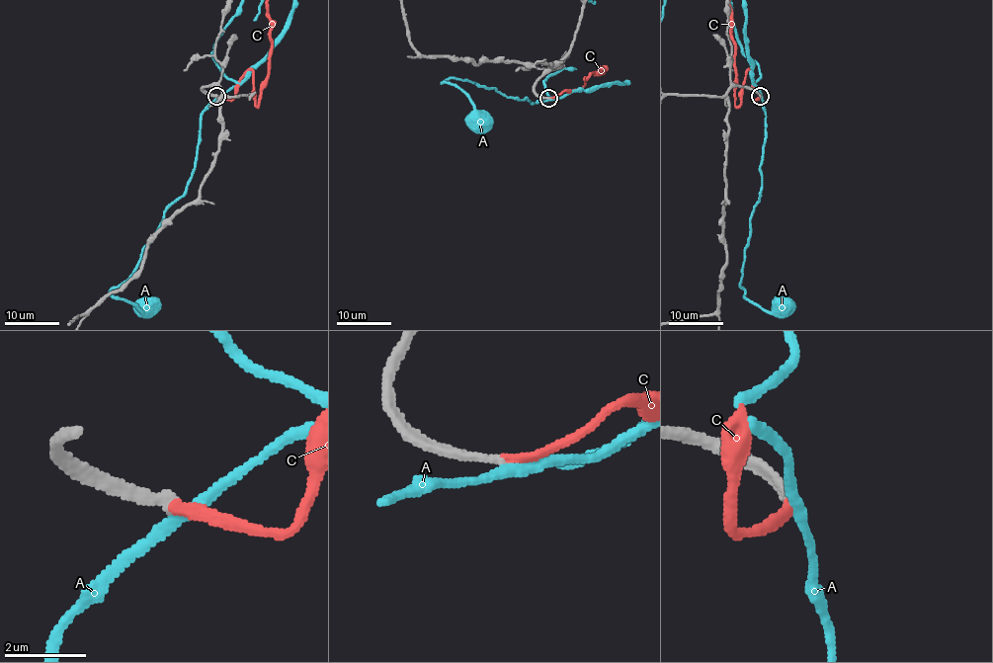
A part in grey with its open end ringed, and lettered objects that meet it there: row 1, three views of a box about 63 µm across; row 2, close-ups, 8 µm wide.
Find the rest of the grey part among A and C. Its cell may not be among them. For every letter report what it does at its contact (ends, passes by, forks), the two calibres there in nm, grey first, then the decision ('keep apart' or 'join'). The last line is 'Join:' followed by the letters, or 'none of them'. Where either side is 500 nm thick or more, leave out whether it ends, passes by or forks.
A: it passes by; 280 nm thick on the grey side, 240 nm on the other; keep apart
C: it ends there; 280 nm thick on the grey side, 240 nm on the other; join
Join: C

